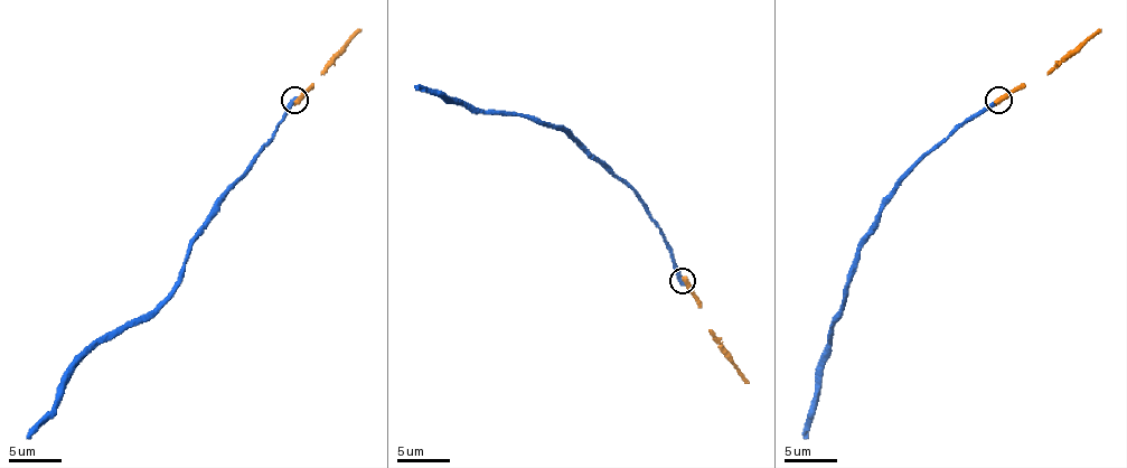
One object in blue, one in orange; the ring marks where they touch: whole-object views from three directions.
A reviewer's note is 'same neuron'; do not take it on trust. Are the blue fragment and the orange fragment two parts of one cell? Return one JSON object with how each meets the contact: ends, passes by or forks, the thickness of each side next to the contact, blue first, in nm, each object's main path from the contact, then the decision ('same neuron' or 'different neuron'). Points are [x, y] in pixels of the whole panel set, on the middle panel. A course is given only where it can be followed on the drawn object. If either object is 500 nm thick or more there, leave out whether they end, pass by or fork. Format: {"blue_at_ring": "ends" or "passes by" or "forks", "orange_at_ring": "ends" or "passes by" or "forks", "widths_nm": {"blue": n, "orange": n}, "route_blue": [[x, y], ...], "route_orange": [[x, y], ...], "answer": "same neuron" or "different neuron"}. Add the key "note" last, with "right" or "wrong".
{"blue_at_ring": "ends", "orange_at_ring": "ends", "widths_nm": {"blue": 440, "orange": 440}, "route_blue": [[682, 280], [672, 245], [645, 203], [570, 131], [504, 113], [475, 113], [461, 102], [414, 86]], "route_orange": [[682, 280], [701, 307], [708, 330], [748, 383]], "answer": "different neuron", "note": "wrong"}

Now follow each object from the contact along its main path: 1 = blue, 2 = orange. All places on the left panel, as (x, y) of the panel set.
1: (293, 99), (227, 192), (182, 279), (87, 354), (58, 406), (26, 439)
2: (293, 102), (360, 30)

